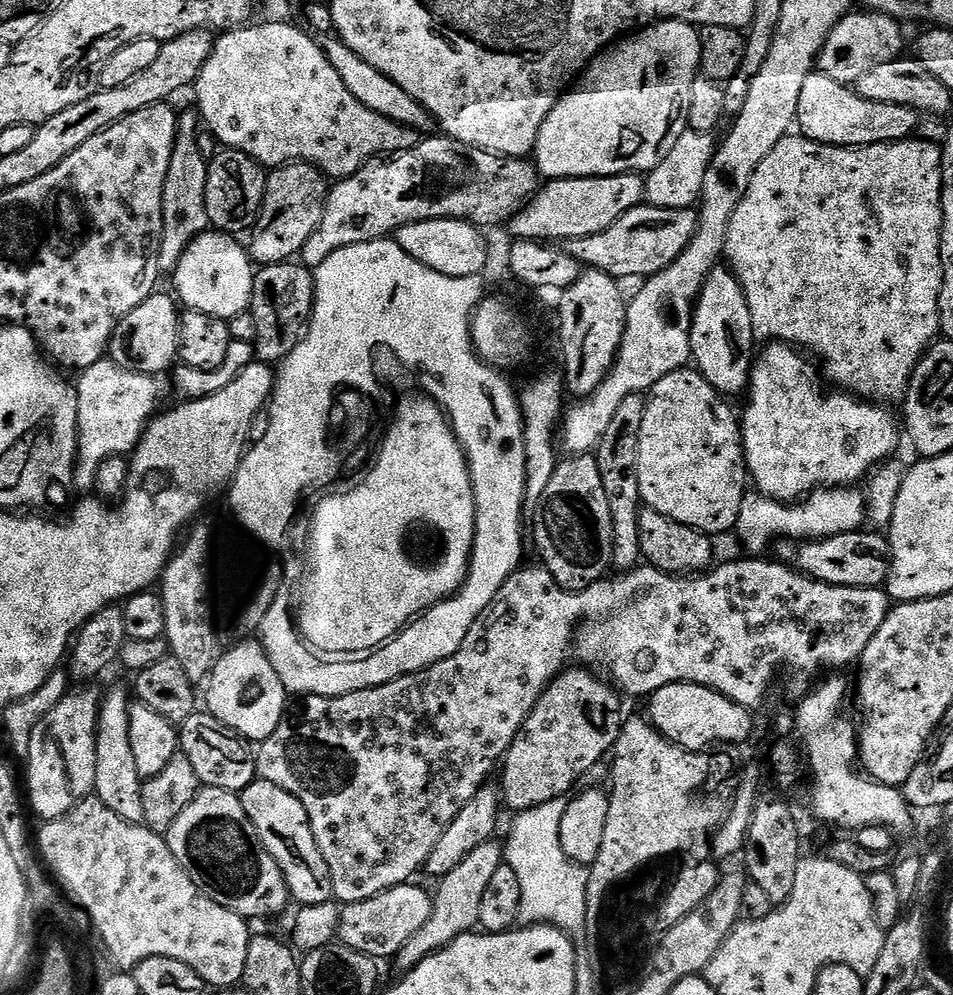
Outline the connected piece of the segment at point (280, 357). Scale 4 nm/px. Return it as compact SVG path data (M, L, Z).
M299 262L265 264L253 275L250 311L254 318L254 356L259 363L279 365L308 331L316 282L311 268Z

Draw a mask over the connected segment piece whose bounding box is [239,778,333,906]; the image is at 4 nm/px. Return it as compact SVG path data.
M259 778L252 780L239 797L246 810L246 818L250 818L262 846L266 846L282 870L289 897L300 906L333 899L330 870L326 866L326 858L322 858L318 850L318 842L314 842L314 830L310 830L310 818L302 802L298 802L294 794L282 790L282 786L274 786L274 782Z

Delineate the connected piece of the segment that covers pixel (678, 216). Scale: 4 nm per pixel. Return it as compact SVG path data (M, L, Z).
M647 202L639 204L634 210L626 210L614 226L602 230L602 234L590 234L590 238L574 238L563 241L562 247L584 268L597 268L607 276L626 278L658 274L690 246L690 238L696 233L695 207L684 209L664 209Z

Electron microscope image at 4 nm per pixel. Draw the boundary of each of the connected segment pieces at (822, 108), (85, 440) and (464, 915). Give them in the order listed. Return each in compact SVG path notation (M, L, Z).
M813 71L806 78L802 86L802 95L798 98L798 114L795 127L799 135L807 140L813 140L819 144L833 144L836 148L865 148L871 144L897 144L899 140L909 139L916 128L918 114L913 108L898 106L890 102L870 102L864 100L851 87L834 82L834 78L826 78L821 72Z
M111 358L94 362L94 366L83 369L79 376L80 380L75 381L78 394L78 435L74 484L77 489L91 489L96 483L98 466L102 466L106 458L128 456L135 452L141 434L157 411L156 399L160 396L160 388L156 385L156 376L131 372L115 364Z
M495 839L482 842L482 846L477 846L470 854L466 854L466 858L462 858L462 862L458 862L458 866L450 870L450 874L439 877L437 884L440 885L432 896L432 909L430 916L426 918L426 924L394 957L397 973L411 972L414 966L418 966L418 962L454 942L459 936L471 933L479 925L478 909L482 903L482 893L486 891L486 885L494 870L498 870L498 866L505 863L504 849L496 843Z

